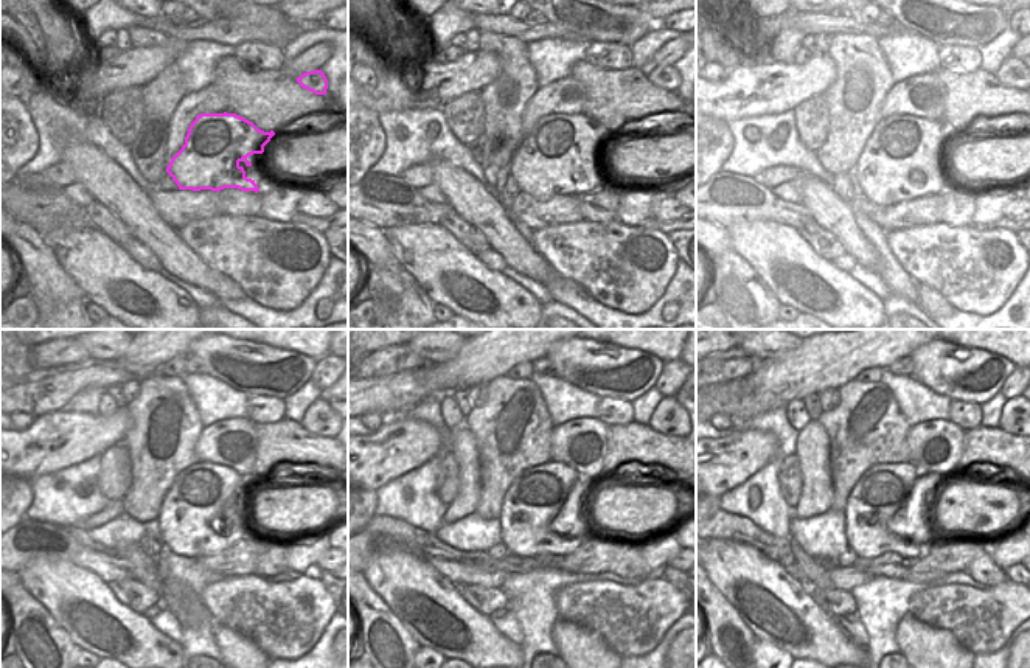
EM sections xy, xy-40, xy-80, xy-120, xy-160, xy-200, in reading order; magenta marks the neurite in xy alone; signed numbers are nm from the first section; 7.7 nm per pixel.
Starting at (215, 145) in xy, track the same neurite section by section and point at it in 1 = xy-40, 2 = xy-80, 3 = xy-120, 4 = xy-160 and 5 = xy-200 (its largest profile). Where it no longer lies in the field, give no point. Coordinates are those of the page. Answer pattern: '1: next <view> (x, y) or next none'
1: next xy-40 (555, 159)
2: next xy-80 (898, 145)
3: next xy-120 (204, 491)
4: next xy-160 (532, 502)
5: next xy-200 (881, 491)

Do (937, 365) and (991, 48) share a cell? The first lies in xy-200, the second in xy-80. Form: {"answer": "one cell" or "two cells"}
{"answer": "two cells"}

